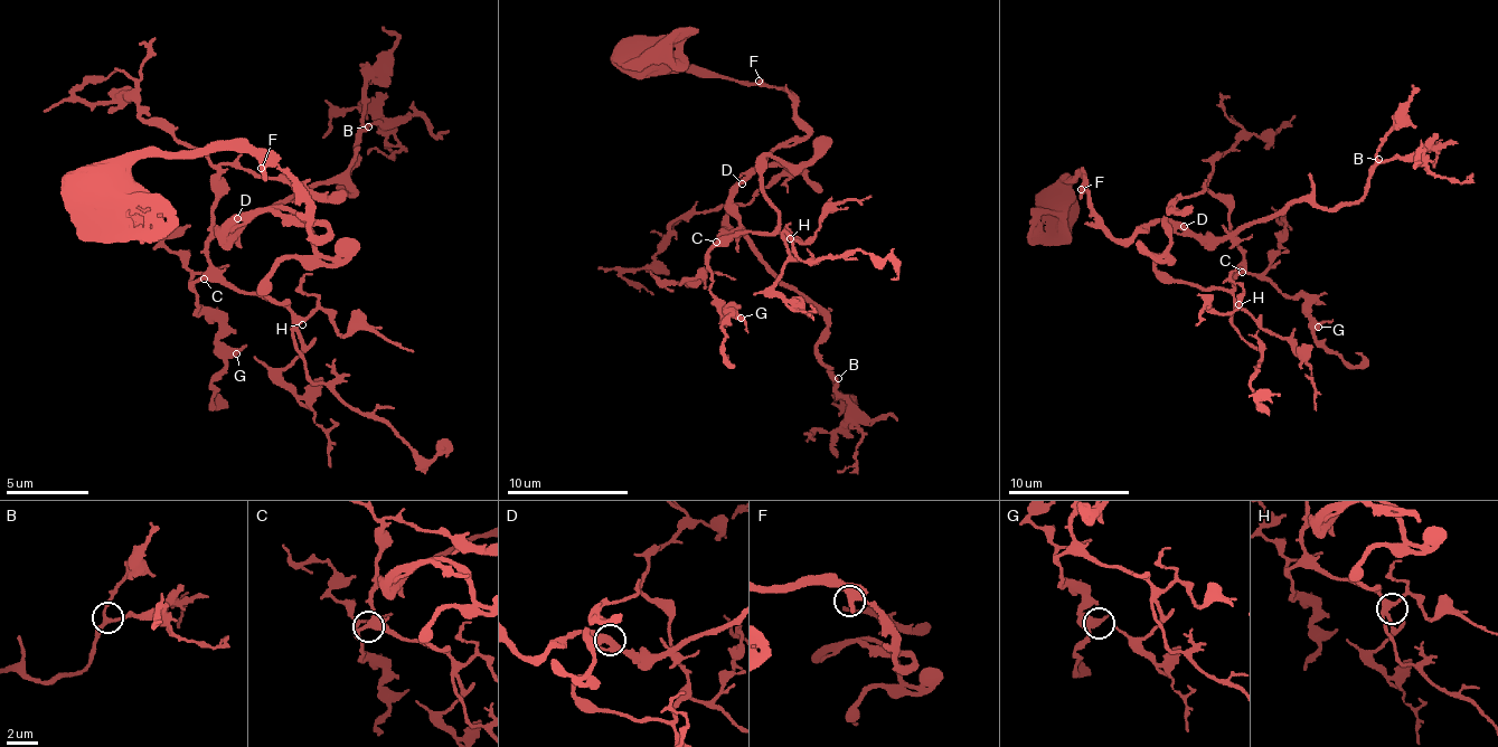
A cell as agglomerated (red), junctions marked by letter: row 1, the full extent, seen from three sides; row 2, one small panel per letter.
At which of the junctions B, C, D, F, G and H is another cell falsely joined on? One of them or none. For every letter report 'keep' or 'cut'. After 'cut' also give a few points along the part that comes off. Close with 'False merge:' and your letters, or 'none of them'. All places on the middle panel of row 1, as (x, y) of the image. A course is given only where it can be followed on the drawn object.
B: keep
C: keep
D: keep
F: keep
G: keep
H: keep
False merge: none of them

